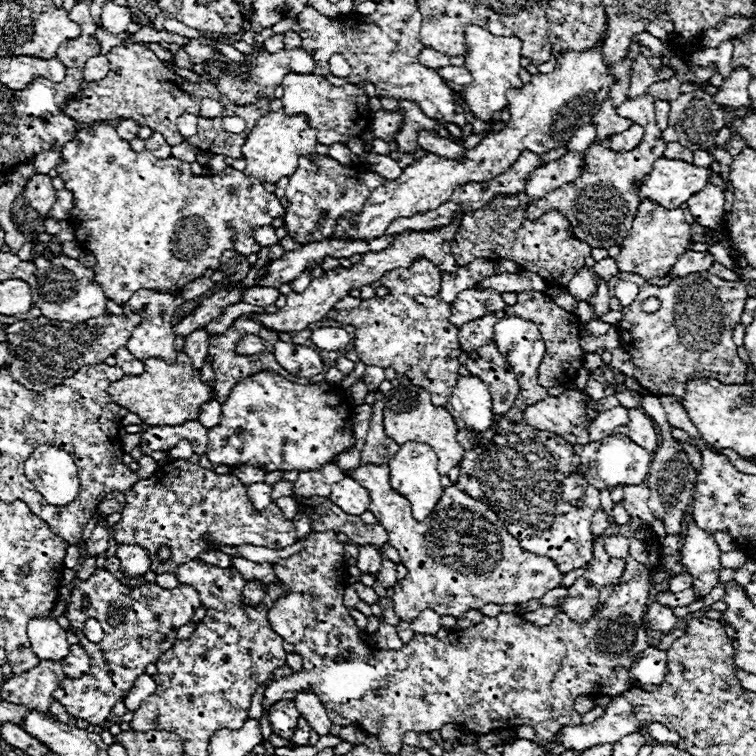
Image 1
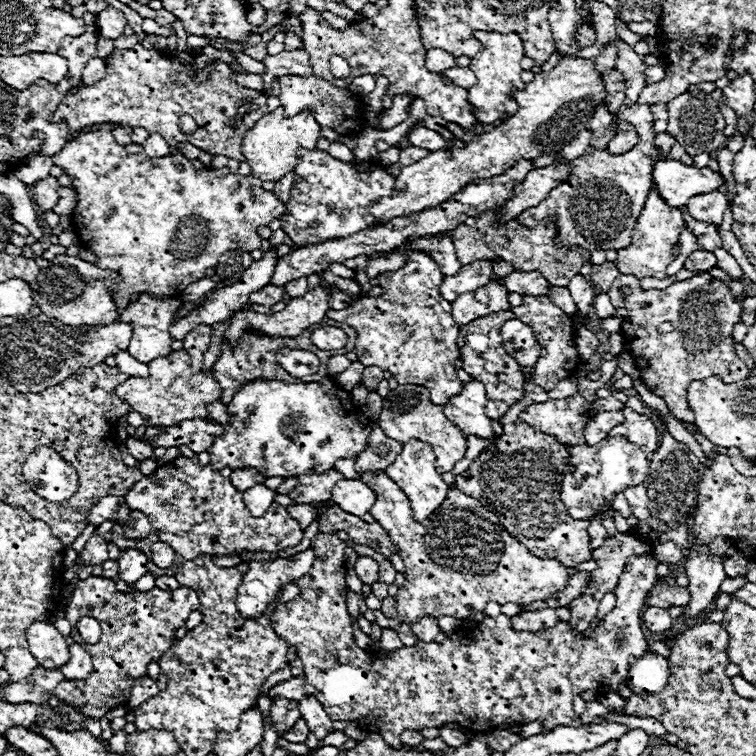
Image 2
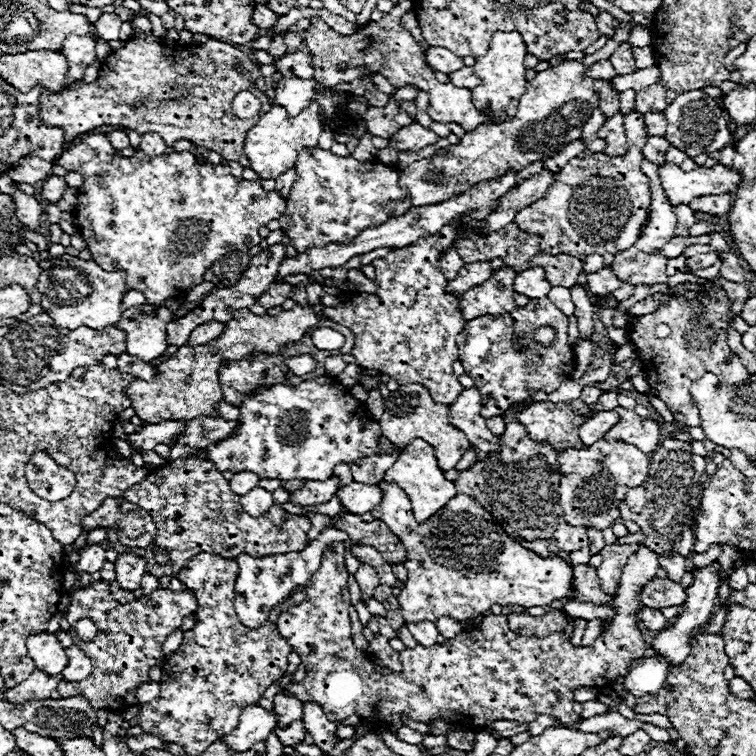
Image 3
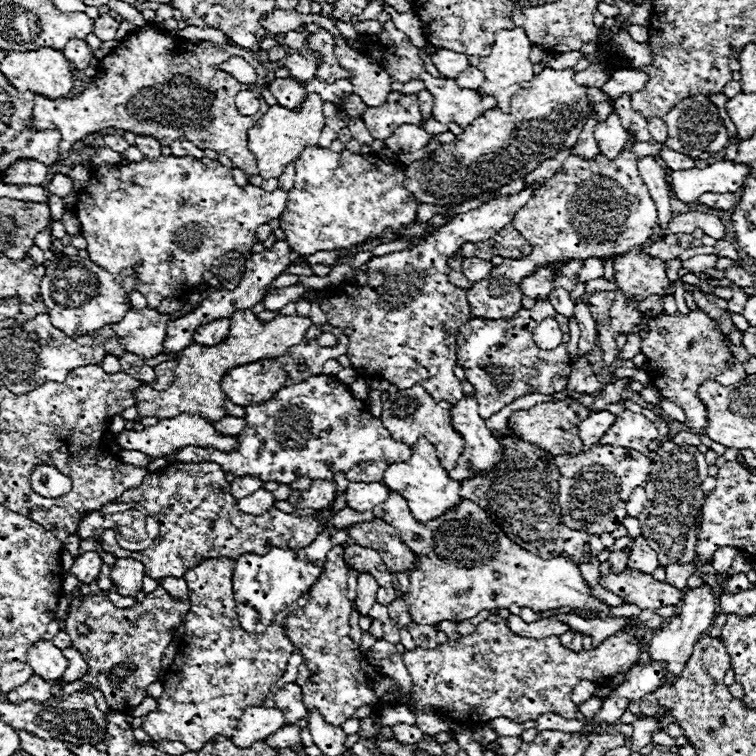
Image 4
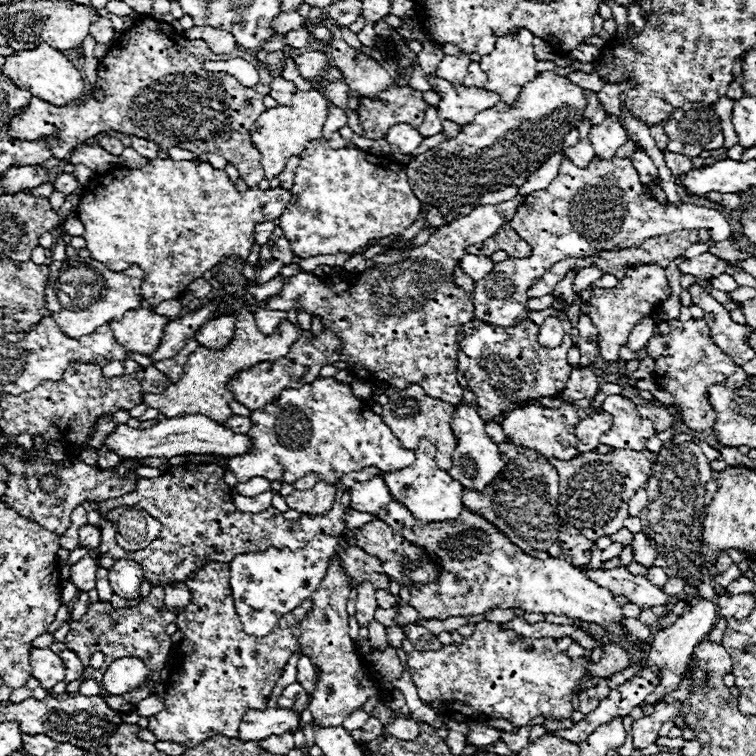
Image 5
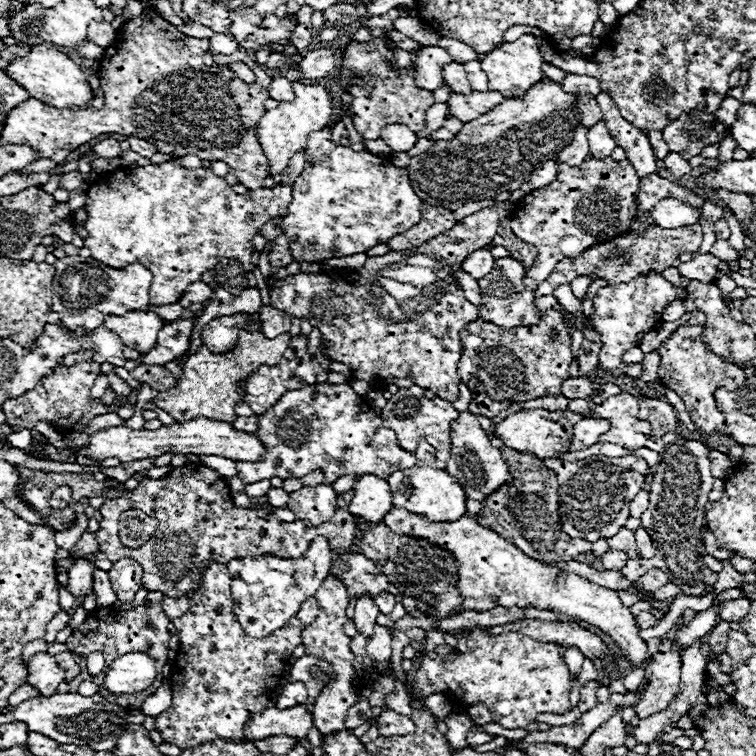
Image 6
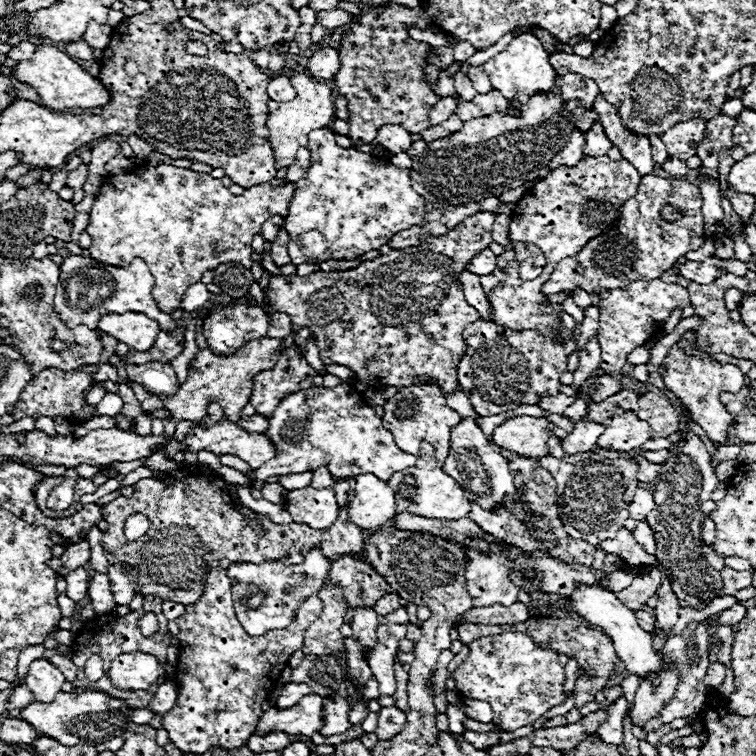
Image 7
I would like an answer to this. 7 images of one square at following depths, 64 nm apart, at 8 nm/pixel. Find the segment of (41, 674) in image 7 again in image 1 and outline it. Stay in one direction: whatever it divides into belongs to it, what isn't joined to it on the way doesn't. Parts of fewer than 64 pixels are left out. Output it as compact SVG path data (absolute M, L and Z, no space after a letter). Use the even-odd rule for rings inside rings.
M32 618L28 622L28 638L40 660L62 660L70 650L66 636L68 630L52 618Z

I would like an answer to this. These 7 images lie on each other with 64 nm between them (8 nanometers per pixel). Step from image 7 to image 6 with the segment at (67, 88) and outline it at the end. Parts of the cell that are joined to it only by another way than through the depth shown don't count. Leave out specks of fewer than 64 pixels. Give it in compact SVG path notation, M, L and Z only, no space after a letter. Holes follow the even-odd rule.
M52 44L34 46L24 58L12 60L4 68L4 72L8 72L8 76L12 76L12 80L16 84L26 88L32 98L38 98L44 104L54 106L54 108L84 106L84 104L88 104L88 100L94 98L94 94L90 90L90 84L86 82L84 72L74 64L74 60L70 60L60 50L56 50Z

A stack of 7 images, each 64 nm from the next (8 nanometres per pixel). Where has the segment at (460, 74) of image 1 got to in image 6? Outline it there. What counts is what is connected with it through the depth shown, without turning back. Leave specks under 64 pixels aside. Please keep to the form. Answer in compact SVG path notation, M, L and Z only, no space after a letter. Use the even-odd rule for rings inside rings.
M478 60L468 62L466 72L468 72L468 82L470 82L472 90L480 90L480 92L488 90L488 78L486 78L486 72L482 72Z

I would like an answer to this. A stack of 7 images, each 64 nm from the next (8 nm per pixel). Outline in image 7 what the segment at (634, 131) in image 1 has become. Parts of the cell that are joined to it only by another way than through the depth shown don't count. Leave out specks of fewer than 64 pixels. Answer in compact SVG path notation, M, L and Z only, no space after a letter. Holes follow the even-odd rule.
M594 122L584 136L586 136L586 148L584 148L586 156L606 156L608 150L612 148L612 142L608 140L600 122Z

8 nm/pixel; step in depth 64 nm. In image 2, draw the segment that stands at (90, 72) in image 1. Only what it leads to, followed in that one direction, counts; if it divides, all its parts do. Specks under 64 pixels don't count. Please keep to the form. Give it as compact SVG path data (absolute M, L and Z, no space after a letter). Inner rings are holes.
M90 58L84 72L82 72L82 82L85 85L92 85L104 77L106 73L106 62L104 58Z

